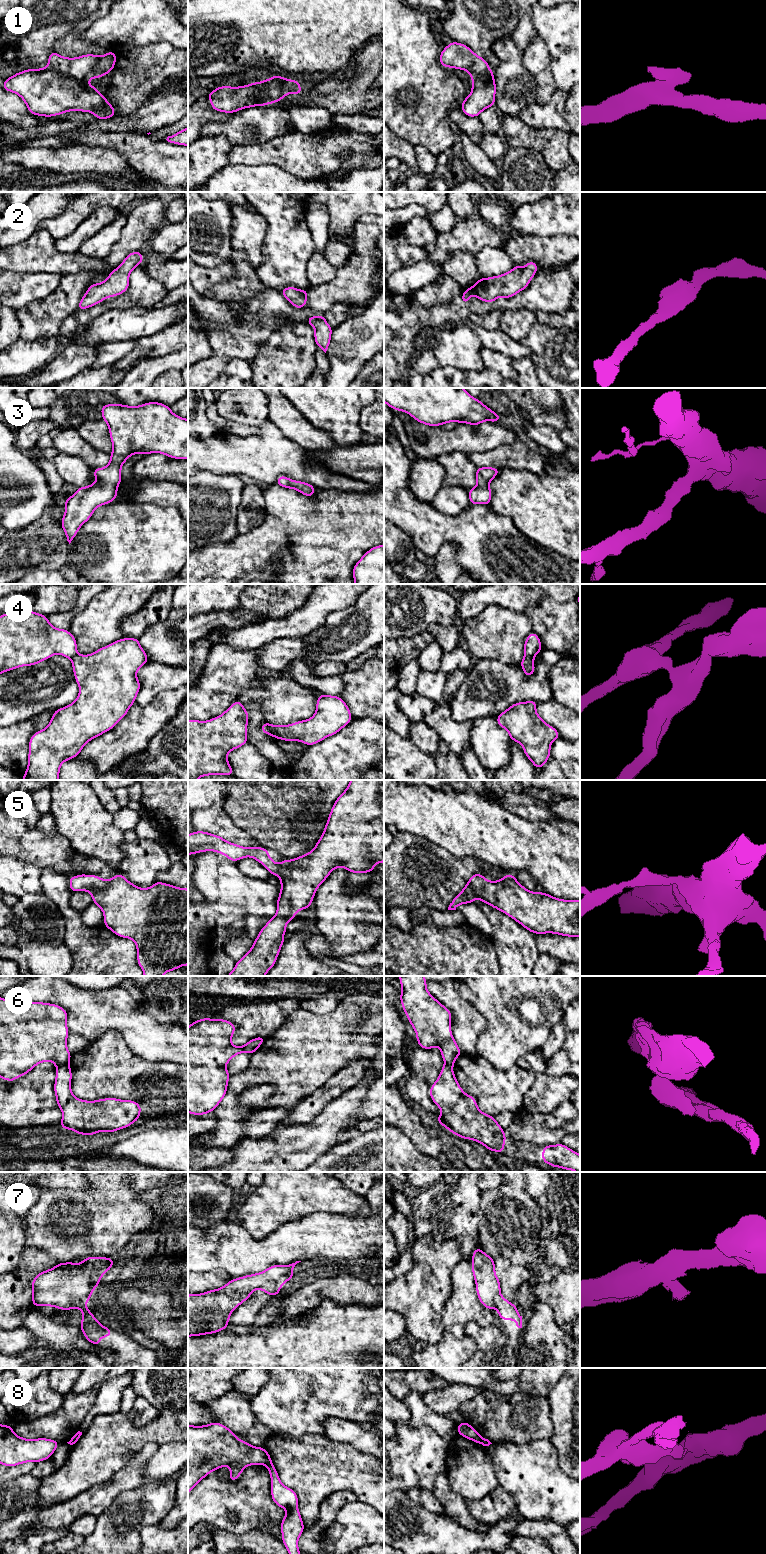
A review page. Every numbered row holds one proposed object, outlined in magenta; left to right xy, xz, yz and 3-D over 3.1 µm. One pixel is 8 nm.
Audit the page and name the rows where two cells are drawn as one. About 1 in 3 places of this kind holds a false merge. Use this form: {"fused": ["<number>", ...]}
{"fused": ["1", "4", "6", "7", "8"]}

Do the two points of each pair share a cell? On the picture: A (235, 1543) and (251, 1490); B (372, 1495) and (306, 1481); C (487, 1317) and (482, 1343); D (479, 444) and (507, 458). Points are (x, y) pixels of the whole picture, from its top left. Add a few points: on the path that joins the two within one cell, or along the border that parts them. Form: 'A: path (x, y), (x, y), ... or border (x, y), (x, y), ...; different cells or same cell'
A: border (216, 1527), (237, 1534), (252, 1530), (260, 1531); different cells
B: path (356, 1479), (322, 1478); same cell
C: border (491, 1324), (479, 1326), (469, 1321), (464, 1334); different cells
D: border (513, 444), (501, 444), (486, 451), (467, 453); different cells

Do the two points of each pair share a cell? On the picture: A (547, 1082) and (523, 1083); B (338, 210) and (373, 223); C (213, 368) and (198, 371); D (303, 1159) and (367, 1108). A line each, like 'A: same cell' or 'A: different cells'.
A: different cells
B: different cells
C: same cell
D: different cells

